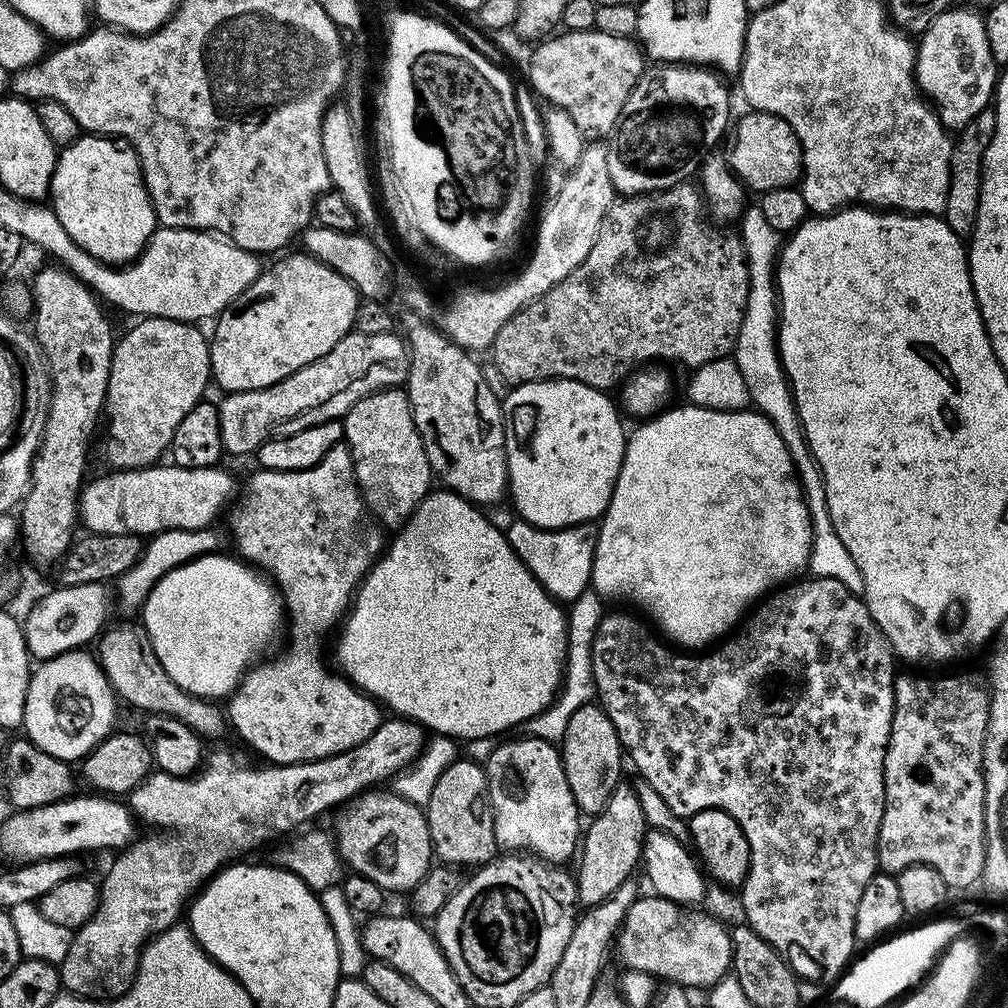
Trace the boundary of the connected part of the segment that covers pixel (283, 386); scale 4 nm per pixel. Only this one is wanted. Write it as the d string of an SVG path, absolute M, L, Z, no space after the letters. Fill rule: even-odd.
M351 331L342 338L342 342L338 342L338 346L334 346L334 350L330 350L330 354L326 354L322 358L318 358L314 362L310 362L306 366L302 366L302 370L298 370L294 374L290 374L286 378L282 378L282 382L274 382L274 386L266 386L258 390L246 390L245 392L229 392L223 397L224 401L219 401L220 409L220 429L222 430L222 446L225 453L230 457L244 456L255 453L256 449L262 446L262 442L273 440L274 438L282 438L290 434L298 434L298 430L306 430L310 426L318 426L327 420L341 419L348 411L353 408L362 398L366 398L375 392L381 392L384 388L400 388L408 379L408 350L403 339L396 337L395 331L383 332L382 334L362 334L358 331Z

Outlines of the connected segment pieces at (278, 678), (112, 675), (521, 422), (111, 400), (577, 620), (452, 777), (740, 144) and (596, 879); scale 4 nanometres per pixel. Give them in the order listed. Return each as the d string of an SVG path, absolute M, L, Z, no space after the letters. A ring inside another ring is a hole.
M343 442L334 446L322 462L306 470L256 470L248 485L245 488L243 485L242 492L245 492L244 500L237 499L227 513L226 528L230 533L231 547L236 547L234 552L239 559L263 570L274 581L290 624L292 620L292 633L288 636L285 652L278 653L273 660L260 662L265 664L249 667L244 673L243 680L227 701L226 716L231 731L233 728L258 755L265 756L268 759L265 761L273 765L300 764L304 760L321 760L342 754L342 750L350 750L366 742L366 738L378 730L382 708L351 680L335 671L332 673L324 665L320 643L332 627L335 629L343 621L361 580L368 575L373 563L380 559L386 544L386 540L380 537L381 525L364 506L360 487L356 484L352 456Z
M139 623L114 624L99 633L100 645L94 648L94 652L99 659L100 669L104 671L117 697L123 703L125 700L130 707L137 708L140 714L178 718L202 738L220 736L224 728L226 732L225 713L221 709L219 712L216 709L219 707L213 701L203 700L201 696L182 690L182 686L178 686L174 678L166 674L162 662L158 662L158 654L152 649L148 632L143 626Z
M573 380L517 384L509 392L502 400L504 449L508 451L508 492L519 519L534 528L551 529L599 521L608 509L624 461L626 428L624 432L617 401L607 391Z
M150 316L140 318L135 321L136 325L125 334L124 337L115 341L112 349L112 365L110 366L110 378L108 379L108 395L104 397L103 411L108 416L108 433L104 436L104 460L112 470L123 470L126 468L146 468L157 463L156 460L160 455L169 451L172 443L172 435L174 430L178 430L178 422L182 422L182 418L186 418L186 414L190 414L190 410L194 410L194 406L201 403L205 399L204 391L207 390L208 384L210 388L210 377L212 375L212 349L210 347L209 337L203 336L199 332L197 325L192 322L183 320L171 320L170 318L162 318L161 316Z
M594 590L584 592L576 600L571 601L566 612L568 618L566 675L560 685L560 691L556 693L556 698L550 707L542 710L534 718L530 718L522 726L523 735L559 745L560 739L566 734L566 725L570 723L570 717L573 716L574 710L578 710L578 706L583 704L593 703L596 696L596 683L592 673L592 643L596 637L598 622L602 622L605 614L605 601Z
M456 759L450 763L438 777L431 791L430 800L426 807L428 829L432 839L432 851L435 859L441 864L461 866L465 864L468 870L475 869L482 864L489 864L498 855L498 845L494 834L494 818L492 817L492 799L488 785L488 773L485 765L476 760Z
M755 110L745 111L745 116L740 121L735 121L732 136L732 156L730 163L732 171L736 173L737 180L744 185L745 189L754 190L759 194L771 188L791 188L801 179L804 170L804 151L798 142L798 134L782 118L778 118L769 112L757 112Z
M621 782L604 809L587 821L582 832L582 847L578 852L580 869L575 869L576 898L581 905L601 904L622 882L626 882L637 871L644 854L644 837L650 829L642 815L642 805L631 783Z

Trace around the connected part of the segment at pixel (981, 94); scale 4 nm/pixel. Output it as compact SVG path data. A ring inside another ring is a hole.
M953 6L946 9L930 26L919 33L916 44L916 86L925 100L940 113L940 120L949 133L959 134L983 108L993 103L998 79L998 65L990 54L990 42L986 42L986 26L983 15L972 8Z

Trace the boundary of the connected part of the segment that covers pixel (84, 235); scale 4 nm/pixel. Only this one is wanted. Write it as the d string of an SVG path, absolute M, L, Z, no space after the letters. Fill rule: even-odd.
M81 135L57 155L50 207L82 250L113 266L135 261L158 227L136 151L131 144L110 136Z

